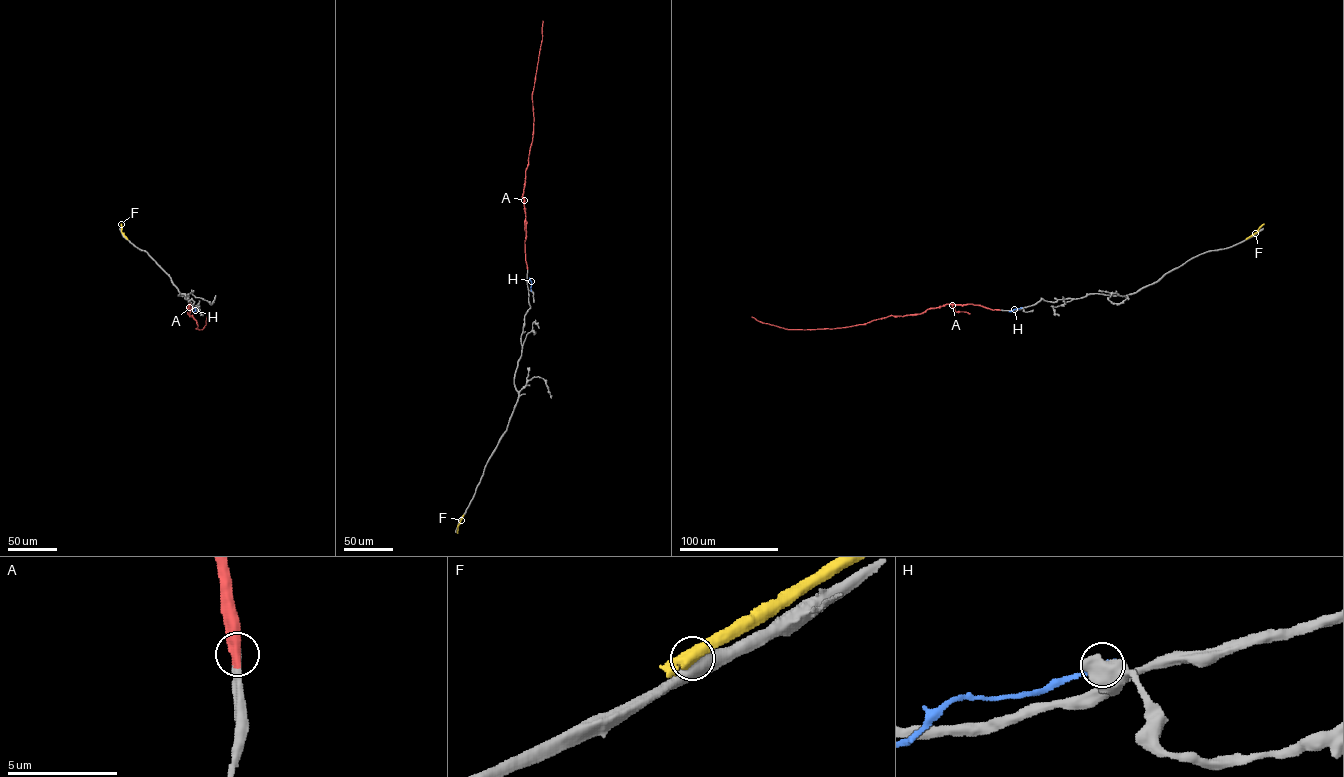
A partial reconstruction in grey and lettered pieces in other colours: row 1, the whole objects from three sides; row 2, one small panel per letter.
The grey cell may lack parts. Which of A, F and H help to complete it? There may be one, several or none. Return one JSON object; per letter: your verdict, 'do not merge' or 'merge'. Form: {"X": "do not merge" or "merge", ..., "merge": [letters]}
{"A": "merge", "F": "do not merge", "H": "do not merge", "merge": ["A"]}

